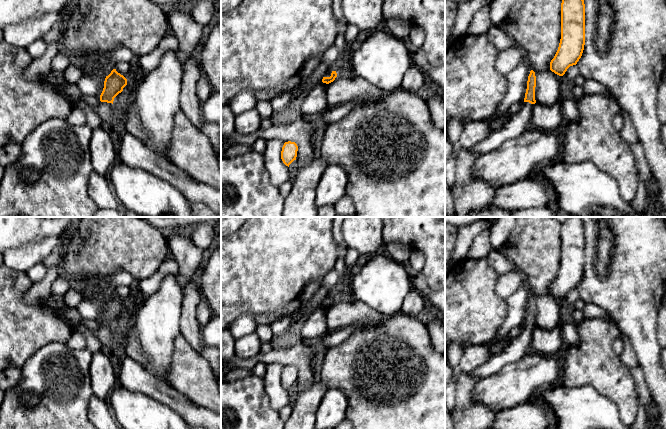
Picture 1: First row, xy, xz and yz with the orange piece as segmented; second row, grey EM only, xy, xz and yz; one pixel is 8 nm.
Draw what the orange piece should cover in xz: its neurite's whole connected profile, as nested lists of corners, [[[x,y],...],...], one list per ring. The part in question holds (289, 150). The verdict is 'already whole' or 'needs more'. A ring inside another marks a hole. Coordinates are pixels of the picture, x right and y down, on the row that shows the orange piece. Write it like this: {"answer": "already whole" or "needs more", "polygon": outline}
{"answer": "already whole", "polygon": [[[285,142],[282,151],[281,151],[281,159],[283,163],[289,167],[289,165],[296,160],[297,157],[298,146],[295,142]]]}

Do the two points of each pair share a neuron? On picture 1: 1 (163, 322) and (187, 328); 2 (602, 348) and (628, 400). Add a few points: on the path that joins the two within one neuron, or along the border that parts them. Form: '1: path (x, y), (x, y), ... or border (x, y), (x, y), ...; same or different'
1: border (182, 303), (180, 334); different
2: path (602, 361), (603, 370), (619, 387); same

